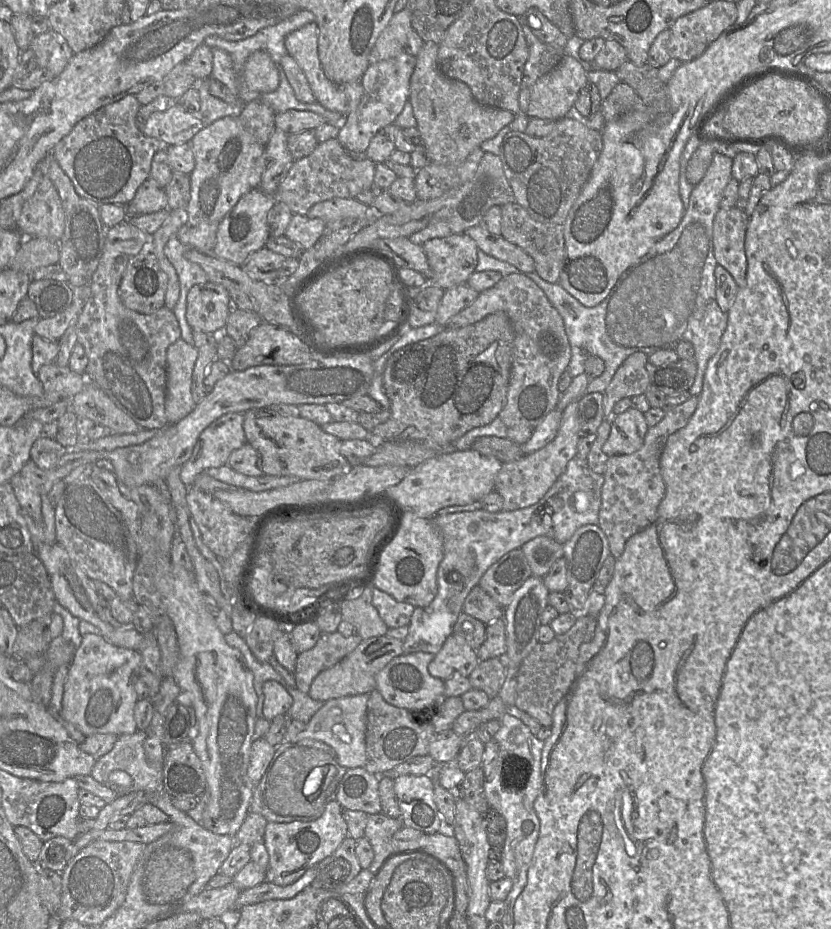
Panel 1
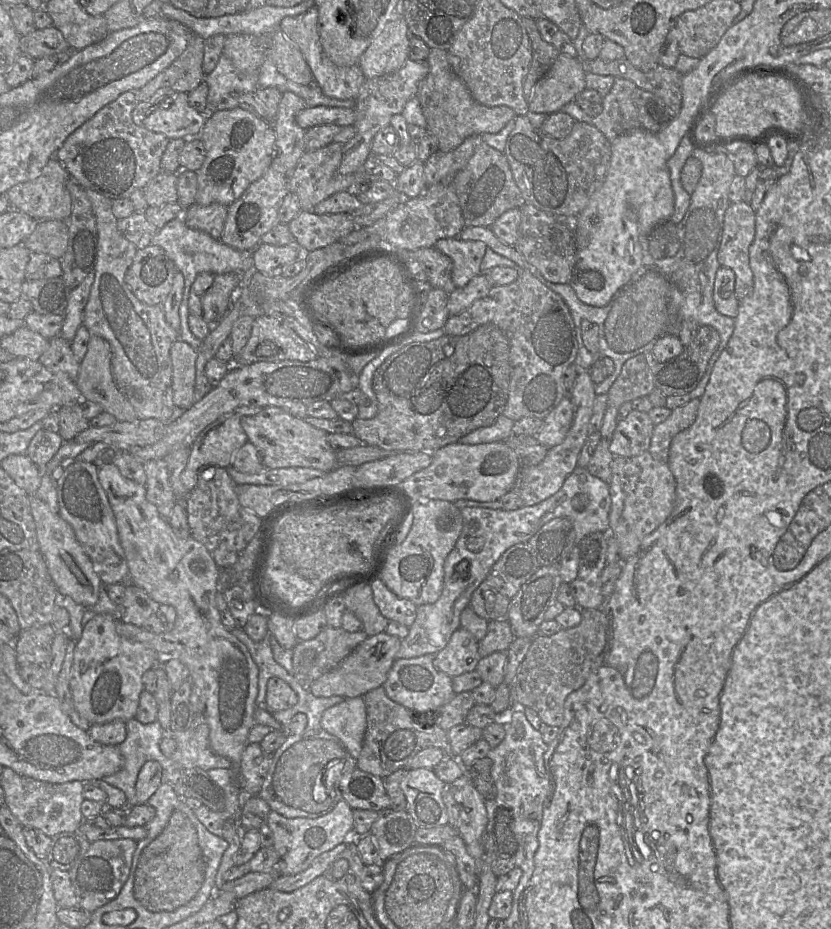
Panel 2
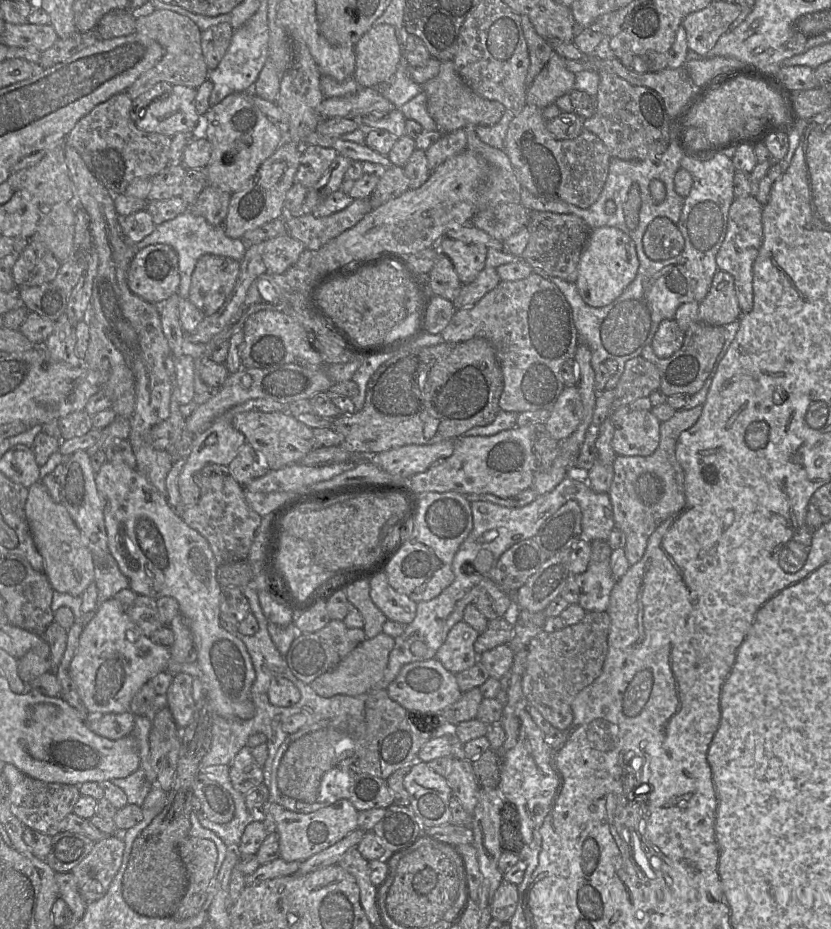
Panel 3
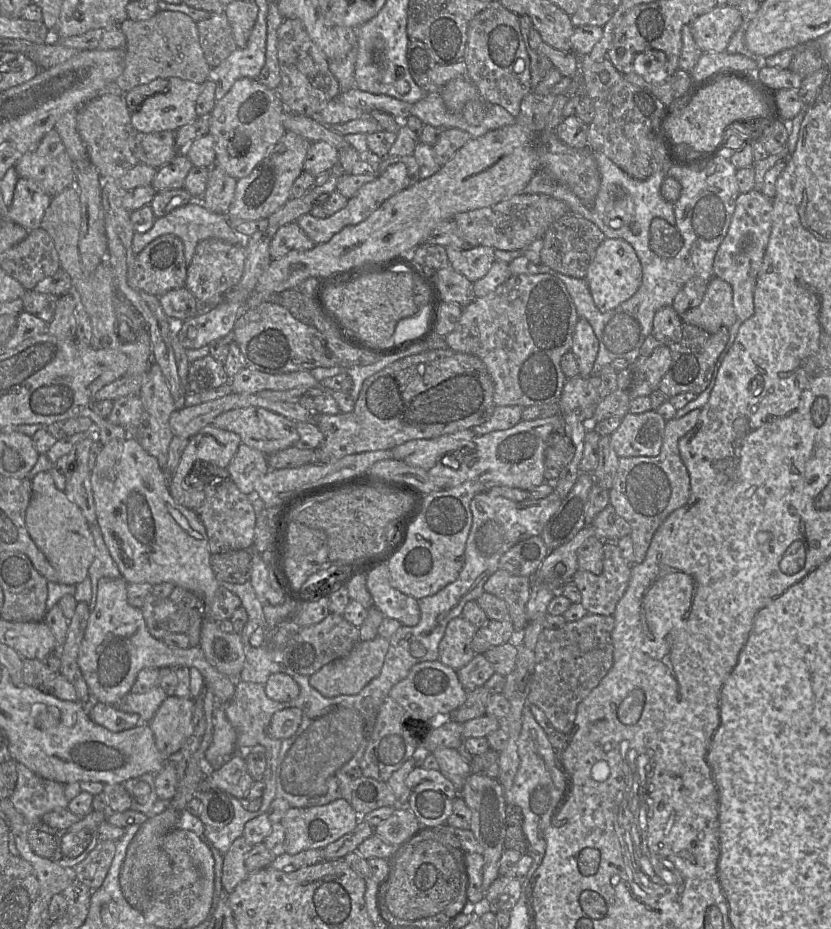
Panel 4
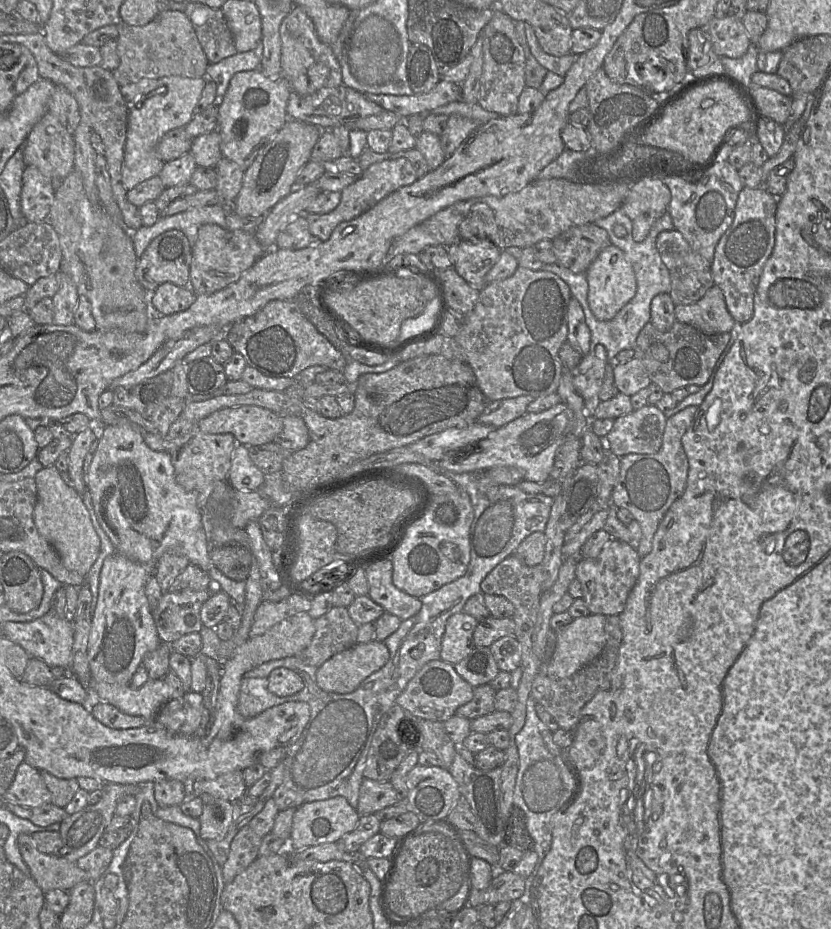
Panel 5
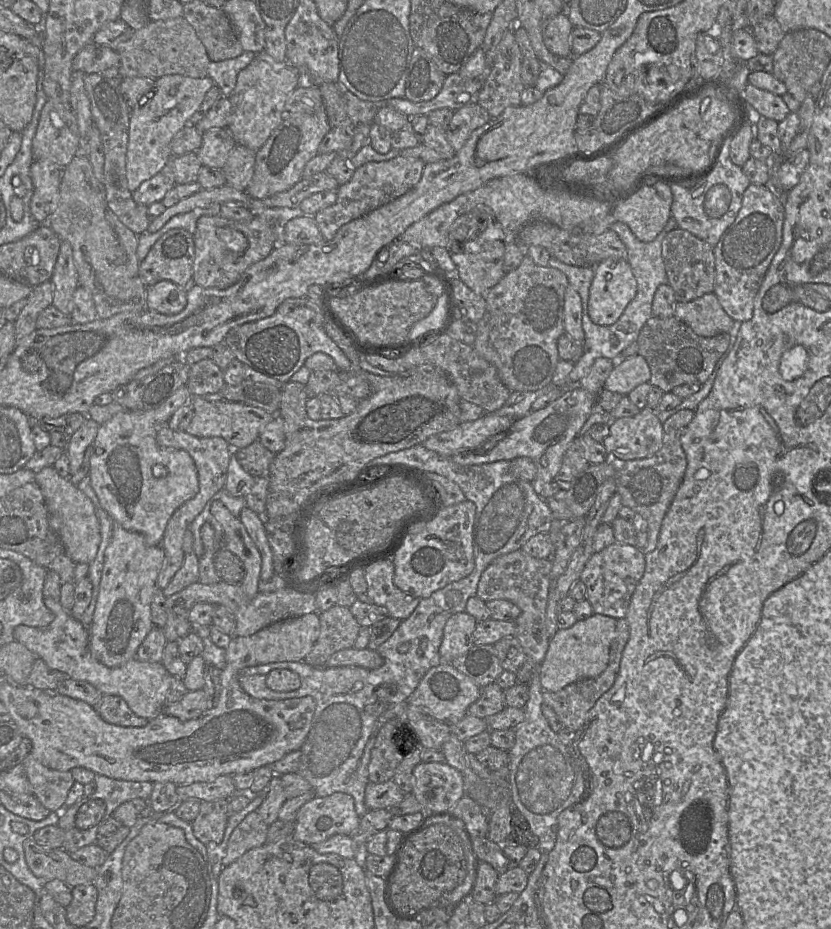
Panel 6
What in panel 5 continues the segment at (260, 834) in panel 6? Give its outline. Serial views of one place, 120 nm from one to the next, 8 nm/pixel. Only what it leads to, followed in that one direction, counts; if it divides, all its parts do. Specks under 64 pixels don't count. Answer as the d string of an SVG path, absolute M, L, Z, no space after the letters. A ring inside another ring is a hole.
M249 824L238 831L231 842L229 856L223 865L223 877L226 884L232 882L259 857L261 841L262 837L257 835Z

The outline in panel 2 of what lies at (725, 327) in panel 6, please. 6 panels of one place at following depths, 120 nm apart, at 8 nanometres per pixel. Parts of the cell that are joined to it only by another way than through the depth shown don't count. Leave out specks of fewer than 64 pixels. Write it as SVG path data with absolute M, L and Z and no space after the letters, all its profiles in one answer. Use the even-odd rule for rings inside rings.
M728 267L718 269L714 282L713 301L716 310L735 319L739 300L735 295L735 274Z

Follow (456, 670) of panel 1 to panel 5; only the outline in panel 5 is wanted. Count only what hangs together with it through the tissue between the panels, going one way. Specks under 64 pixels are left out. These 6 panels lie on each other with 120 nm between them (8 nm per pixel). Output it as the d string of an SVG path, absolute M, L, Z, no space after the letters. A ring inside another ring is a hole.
M463 611L450 616L442 637L440 660L455 665L476 647L473 634L478 621Z

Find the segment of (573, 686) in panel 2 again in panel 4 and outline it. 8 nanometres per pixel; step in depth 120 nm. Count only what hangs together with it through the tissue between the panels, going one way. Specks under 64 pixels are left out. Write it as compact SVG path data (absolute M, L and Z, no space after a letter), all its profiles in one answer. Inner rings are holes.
M587 614L578 621L566 622L557 629L543 629L535 647L535 668L527 696L528 704L539 707L555 731L569 734L576 719L578 705L598 686L613 665L613 615ZM582 632L593 632L597 645L582 653L578 640Z

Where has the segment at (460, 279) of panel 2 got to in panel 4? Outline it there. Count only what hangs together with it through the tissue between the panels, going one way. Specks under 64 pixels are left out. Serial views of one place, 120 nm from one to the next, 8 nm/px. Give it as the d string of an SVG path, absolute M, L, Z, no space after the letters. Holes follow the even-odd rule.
M473 246L468 250L458 250L446 247L450 266L470 282L474 283L483 278L496 261L496 249L483 246Z

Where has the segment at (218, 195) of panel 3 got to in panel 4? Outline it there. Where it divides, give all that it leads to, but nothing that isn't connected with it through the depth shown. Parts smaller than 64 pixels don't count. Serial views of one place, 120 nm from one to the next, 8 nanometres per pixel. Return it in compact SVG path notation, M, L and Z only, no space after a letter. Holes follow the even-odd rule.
M213 166L201 202L210 211L225 215L234 200L236 185L237 179Z

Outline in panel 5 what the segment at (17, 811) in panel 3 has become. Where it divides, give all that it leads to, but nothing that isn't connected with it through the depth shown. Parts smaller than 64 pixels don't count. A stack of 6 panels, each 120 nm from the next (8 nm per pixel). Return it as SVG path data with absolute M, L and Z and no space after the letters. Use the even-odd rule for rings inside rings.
M23 761L17 768L12 784L3 795L3 800L23 807L38 807L51 803L51 793L41 772Z

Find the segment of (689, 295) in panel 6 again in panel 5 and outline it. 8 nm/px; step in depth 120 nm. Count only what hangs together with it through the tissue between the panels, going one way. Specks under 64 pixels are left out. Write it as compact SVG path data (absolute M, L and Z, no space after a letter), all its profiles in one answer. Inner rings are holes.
M677 229L662 231L657 236L656 246L670 272L671 290L669 294L675 306L697 302L714 285L711 271L712 262L695 252Z

